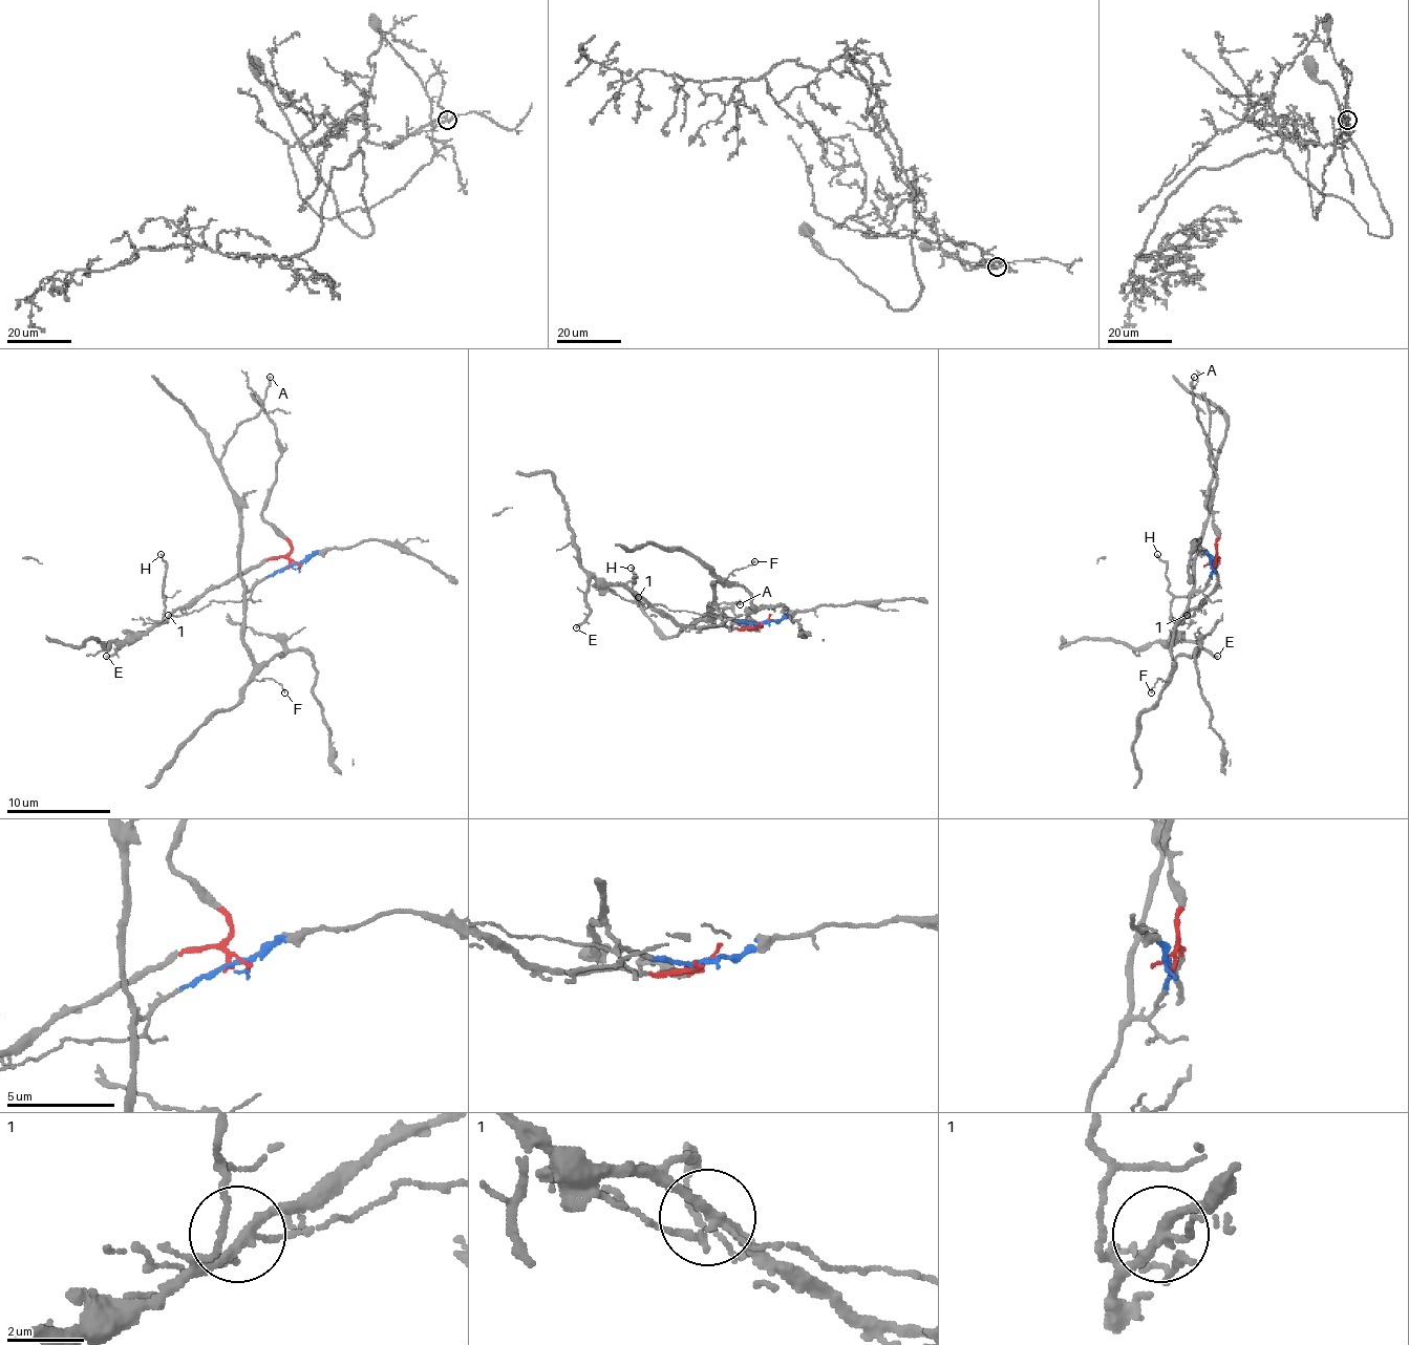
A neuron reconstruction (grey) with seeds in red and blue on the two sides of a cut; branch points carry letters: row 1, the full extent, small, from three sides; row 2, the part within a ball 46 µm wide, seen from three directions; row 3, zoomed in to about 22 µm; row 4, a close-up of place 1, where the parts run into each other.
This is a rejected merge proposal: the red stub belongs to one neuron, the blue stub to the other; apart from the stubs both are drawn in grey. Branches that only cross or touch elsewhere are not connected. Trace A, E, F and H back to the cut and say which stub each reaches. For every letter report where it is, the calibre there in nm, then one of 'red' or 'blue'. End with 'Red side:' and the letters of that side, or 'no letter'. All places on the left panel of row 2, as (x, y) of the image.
A: at (270, 377); 160 nm thick; blue
E: at (106, 656); 120 nm thick; red
F: at (284, 692); 100 nm thick; blue
H: at (161, 554); 140 nm thick; red
Red side: E, H

